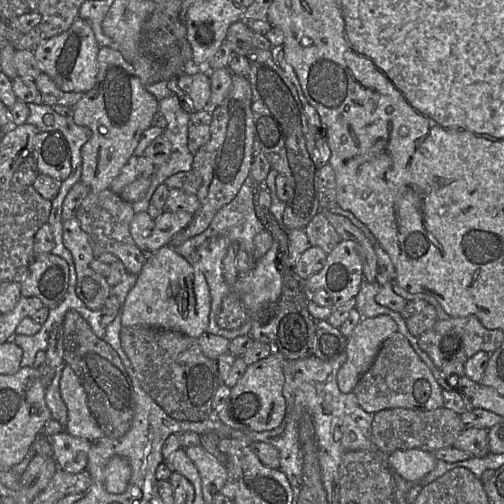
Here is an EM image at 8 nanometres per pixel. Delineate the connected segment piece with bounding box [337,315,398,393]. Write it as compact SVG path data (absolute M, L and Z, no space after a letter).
M388 315L360 320L347 338L347 360L337 374L341 392L354 391L360 378L372 366L384 341L396 332L398 326Z

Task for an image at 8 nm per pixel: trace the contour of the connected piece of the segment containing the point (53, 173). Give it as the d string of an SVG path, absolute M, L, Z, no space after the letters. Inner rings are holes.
M59 131L38 132L31 153L37 161L37 173L57 181L71 174L71 152L67 140Z

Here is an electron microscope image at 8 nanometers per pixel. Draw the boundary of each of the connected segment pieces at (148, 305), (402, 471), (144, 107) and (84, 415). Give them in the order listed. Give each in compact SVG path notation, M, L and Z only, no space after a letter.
M168 245L153 252L146 260L137 281L126 296L122 316L122 327L143 326L177 331L198 339L209 325L211 295L204 275L194 269L182 256Z
M407 449L391 453L387 463L388 469L394 469L405 480L420 483L435 468L437 459L432 452Z
M100 47L95 85L71 108L74 122L92 132L91 138L81 148L80 177L90 191L109 189L111 182L133 155L143 131L151 126L153 116L159 110L158 102L117 49Z
M67 365L62 371L60 393L67 407L66 431L70 435L88 441L105 437L89 410L85 391L77 375Z

